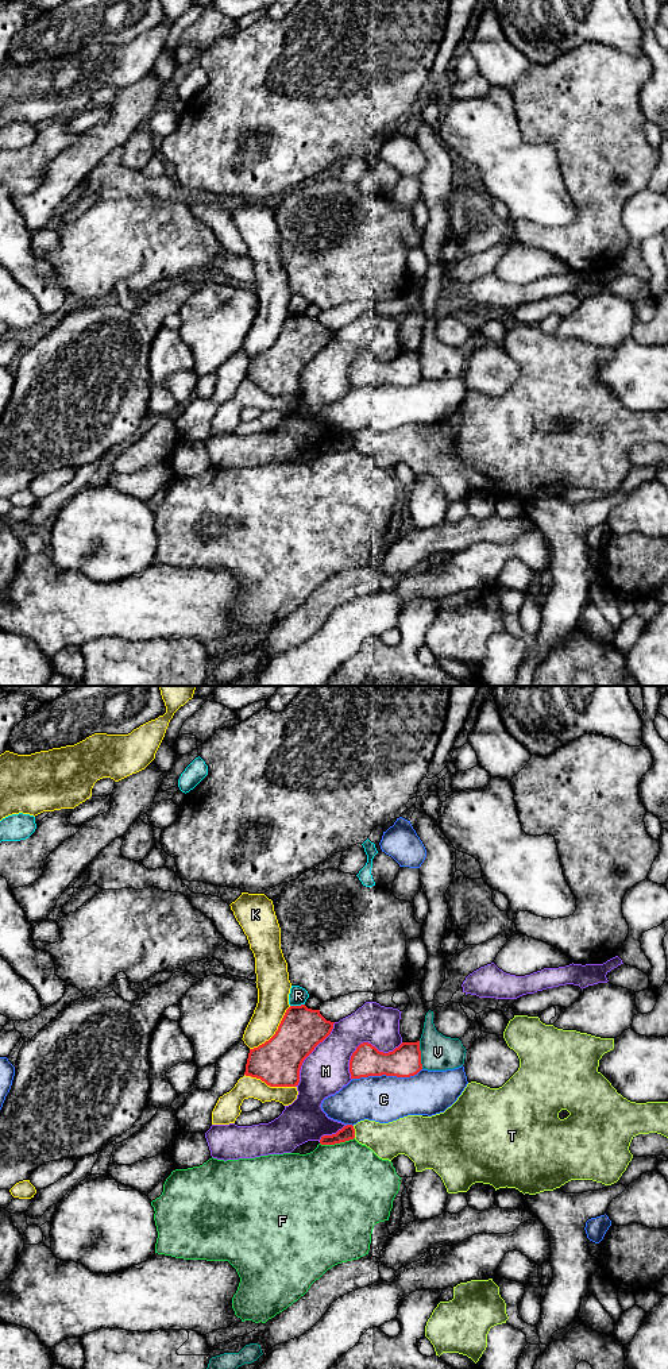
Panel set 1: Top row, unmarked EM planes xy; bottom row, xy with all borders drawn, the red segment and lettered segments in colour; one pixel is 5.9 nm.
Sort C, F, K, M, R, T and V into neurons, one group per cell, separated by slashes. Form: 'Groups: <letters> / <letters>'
Groups: C / F / K / M / R / T / V

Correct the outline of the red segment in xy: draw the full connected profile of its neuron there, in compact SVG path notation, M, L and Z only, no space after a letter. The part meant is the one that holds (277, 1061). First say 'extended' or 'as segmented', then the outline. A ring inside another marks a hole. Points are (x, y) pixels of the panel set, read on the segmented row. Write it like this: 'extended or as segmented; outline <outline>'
as segmented; outline M290 1006L275 1034L250 1049L244 1075L270 1087L298 1085L304 1060L331 1034L333 1023L320 1010Z

